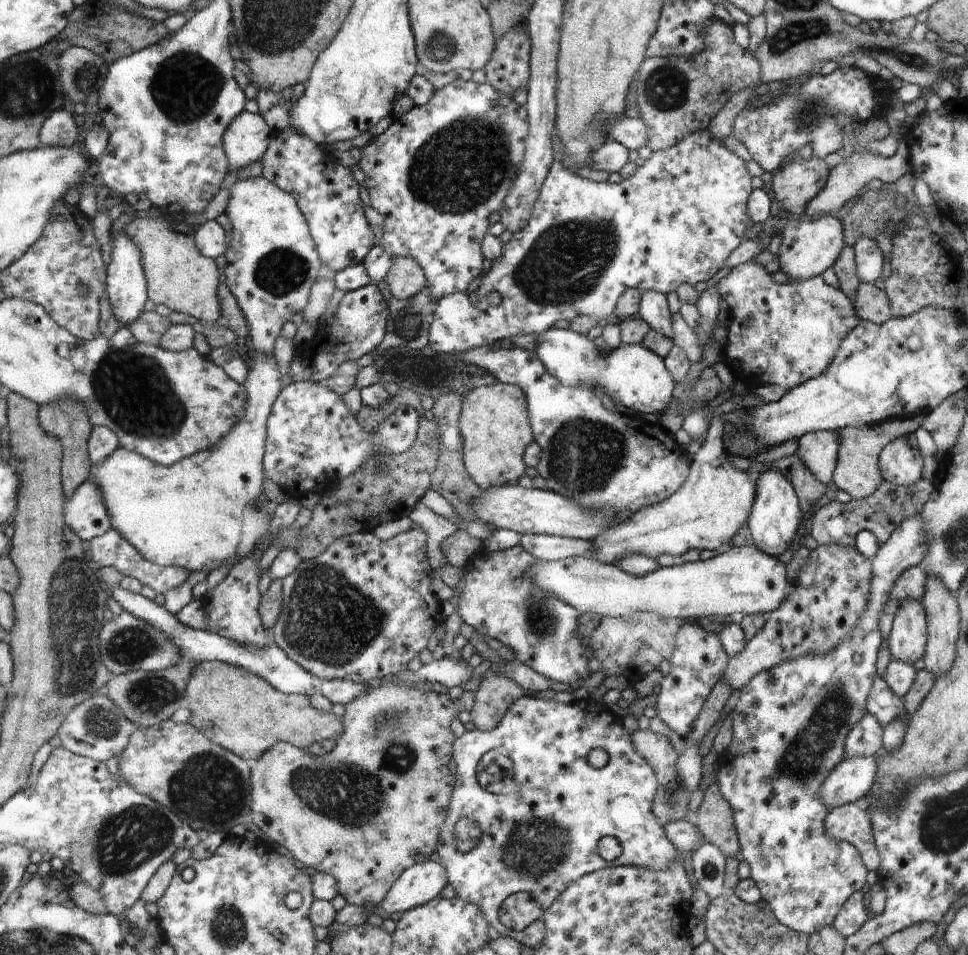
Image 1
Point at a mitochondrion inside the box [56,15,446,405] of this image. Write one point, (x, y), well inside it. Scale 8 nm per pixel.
(185, 88)

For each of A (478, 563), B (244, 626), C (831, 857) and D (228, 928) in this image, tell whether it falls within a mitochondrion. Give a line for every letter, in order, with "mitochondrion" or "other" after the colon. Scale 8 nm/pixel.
A: other
B: other
C: other
D: mitochondrion

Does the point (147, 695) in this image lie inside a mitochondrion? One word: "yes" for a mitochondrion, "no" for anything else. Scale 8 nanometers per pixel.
yes

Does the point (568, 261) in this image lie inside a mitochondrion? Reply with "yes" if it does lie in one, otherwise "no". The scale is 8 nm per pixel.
yes

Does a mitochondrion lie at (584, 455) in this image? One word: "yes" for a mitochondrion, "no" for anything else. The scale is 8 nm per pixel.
yes

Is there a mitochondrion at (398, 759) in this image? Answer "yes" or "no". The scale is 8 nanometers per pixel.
yes

